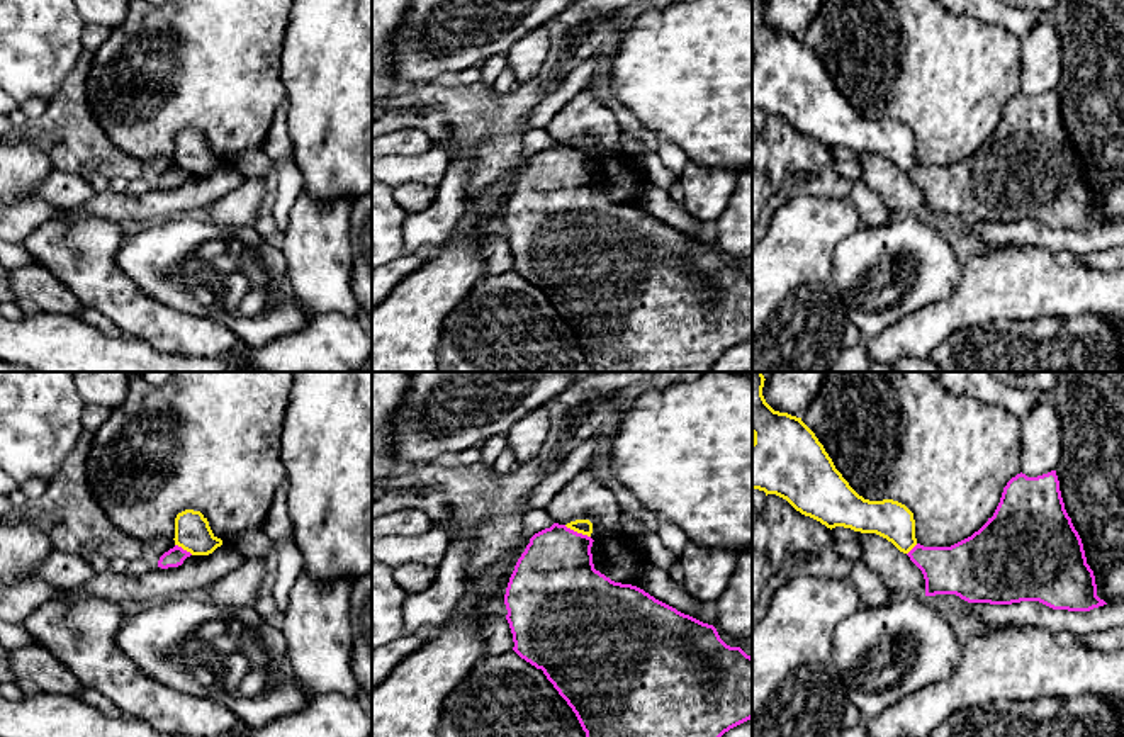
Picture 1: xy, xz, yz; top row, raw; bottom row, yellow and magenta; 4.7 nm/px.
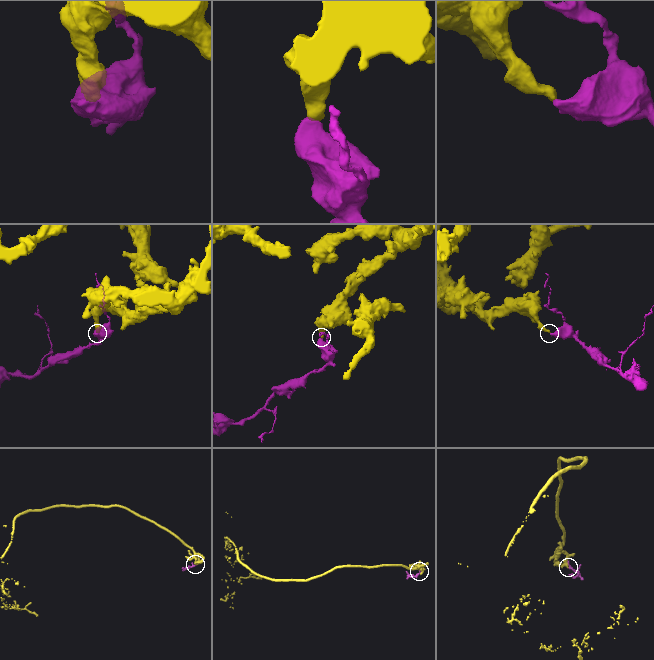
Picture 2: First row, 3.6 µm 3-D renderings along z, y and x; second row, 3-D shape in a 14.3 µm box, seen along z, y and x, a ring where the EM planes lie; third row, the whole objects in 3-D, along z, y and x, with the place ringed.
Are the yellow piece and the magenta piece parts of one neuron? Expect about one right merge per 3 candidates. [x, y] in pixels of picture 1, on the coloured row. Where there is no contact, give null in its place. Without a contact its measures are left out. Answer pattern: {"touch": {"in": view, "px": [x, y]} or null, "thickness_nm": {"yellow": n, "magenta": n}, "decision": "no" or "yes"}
{"touch": {"in": "xz", "px": [578, 532]}, "thickness_nm": {"yellow": 70, "magenta": 380}, "decision": "no"}

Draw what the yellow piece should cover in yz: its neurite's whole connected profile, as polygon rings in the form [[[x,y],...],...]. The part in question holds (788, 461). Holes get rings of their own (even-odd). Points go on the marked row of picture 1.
[[[752,372],[752,489],[786,499],[796,511],[827,528],[844,526],[861,533],[876,533],[908,554],[915,545],[913,513],[893,499],[869,501],[859,496],[801,418],[774,411],[762,396],[762,372]]]

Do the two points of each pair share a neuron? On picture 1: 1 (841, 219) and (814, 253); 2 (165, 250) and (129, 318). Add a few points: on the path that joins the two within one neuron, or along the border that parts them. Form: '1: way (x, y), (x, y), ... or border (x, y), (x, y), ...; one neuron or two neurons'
1: way (832, 228), (815, 245); one neuron
2: border (118, 260), (118, 265), (146, 294), (177, 311); two neurons

